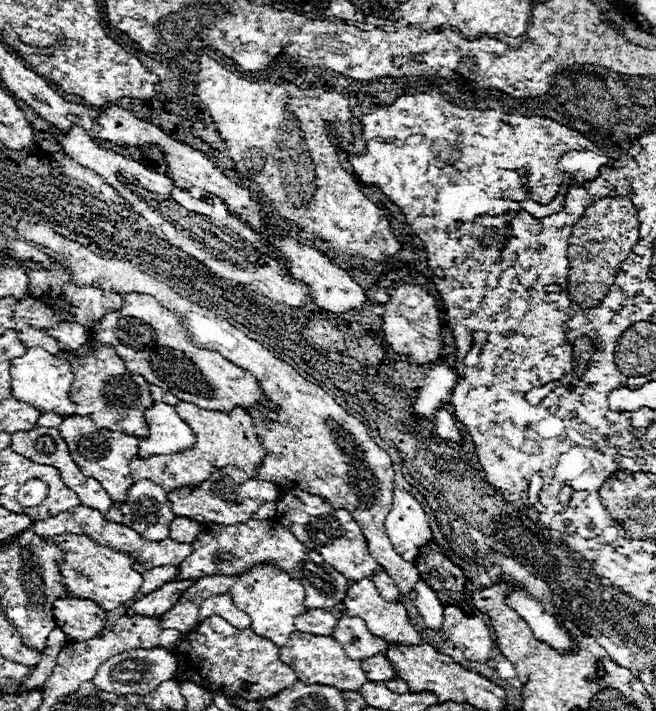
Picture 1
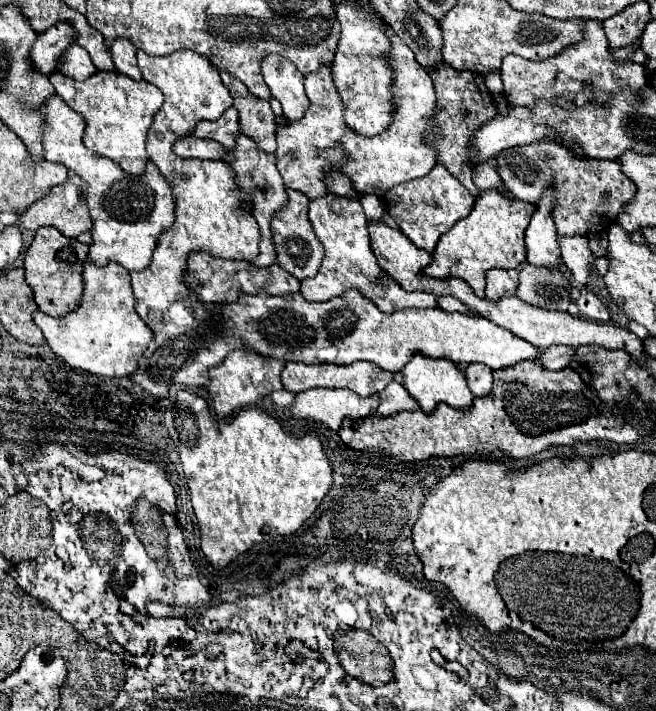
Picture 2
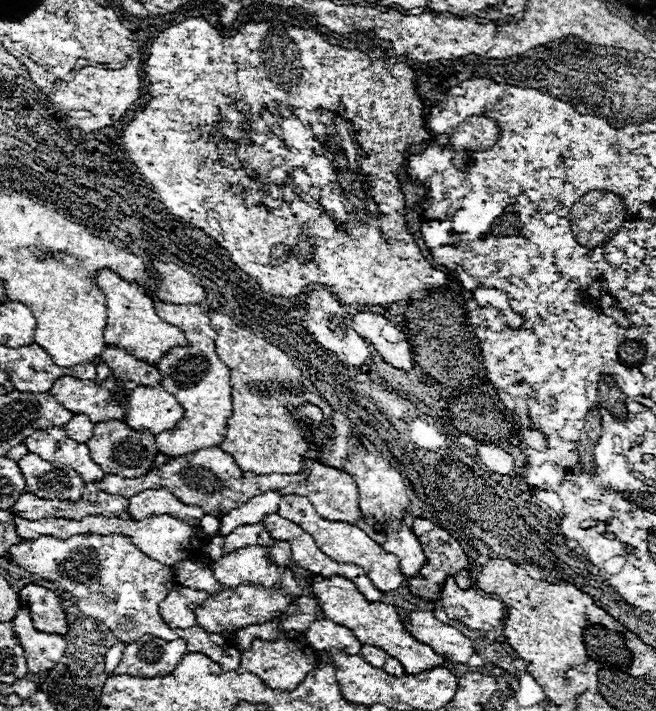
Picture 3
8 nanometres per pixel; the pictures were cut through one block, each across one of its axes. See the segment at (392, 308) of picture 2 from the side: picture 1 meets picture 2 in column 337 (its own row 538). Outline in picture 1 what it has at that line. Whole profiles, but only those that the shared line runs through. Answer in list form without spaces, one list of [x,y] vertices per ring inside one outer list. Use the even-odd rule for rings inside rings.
[[[252,520],[240,526],[226,526],[226,524],[204,524],[202,532],[194,540],[194,552],[178,566],[178,574],[174,580],[194,580],[208,574],[222,574],[222,576],[236,576],[250,572],[256,564],[276,564],[284,572],[288,572],[292,578],[300,580],[304,586],[304,606],[308,610],[316,608],[332,608],[342,602],[346,590],[348,590],[348,578],[344,574],[338,574],[332,566],[328,566],[328,572],[320,566],[308,560],[304,554],[304,544],[296,540],[296,536],[286,530],[276,520]]]

